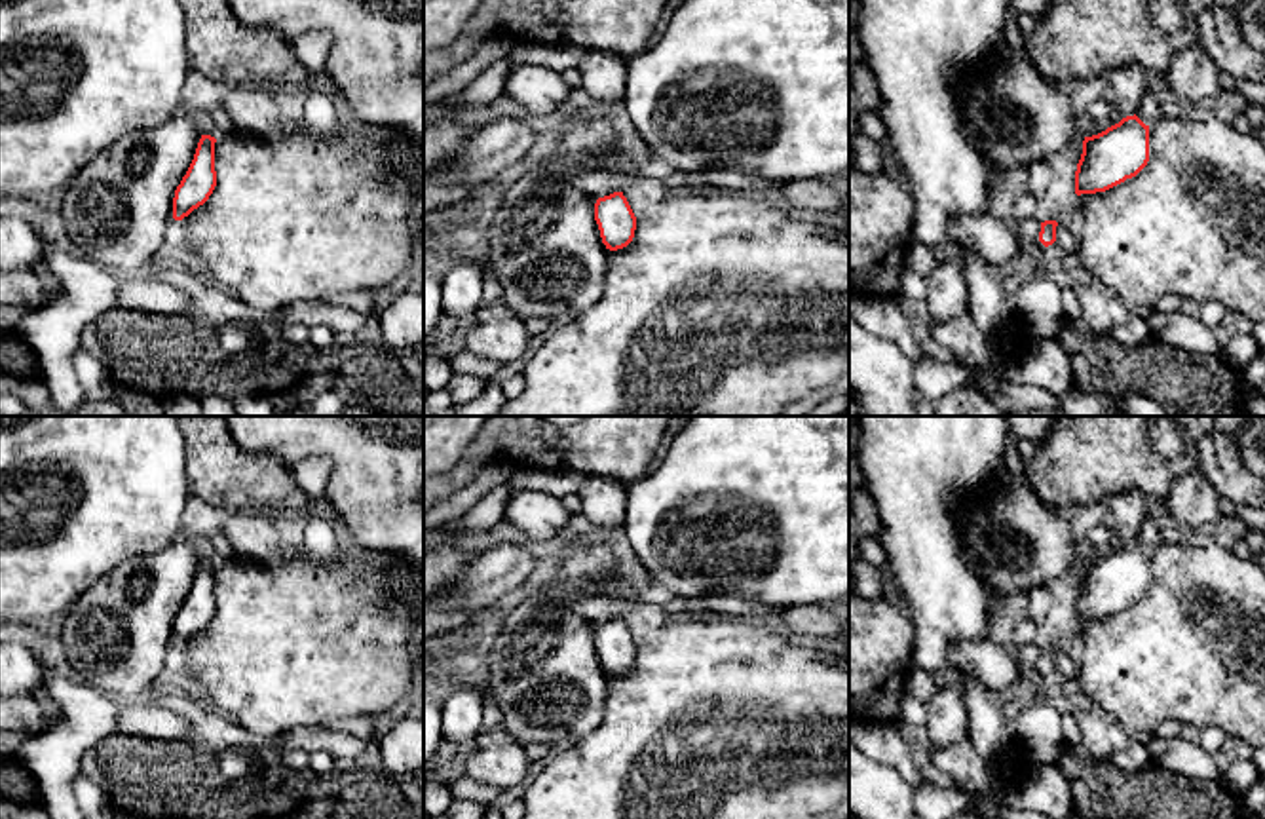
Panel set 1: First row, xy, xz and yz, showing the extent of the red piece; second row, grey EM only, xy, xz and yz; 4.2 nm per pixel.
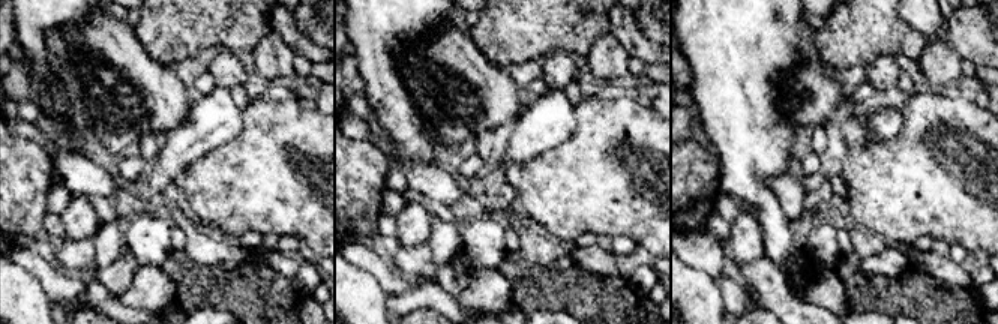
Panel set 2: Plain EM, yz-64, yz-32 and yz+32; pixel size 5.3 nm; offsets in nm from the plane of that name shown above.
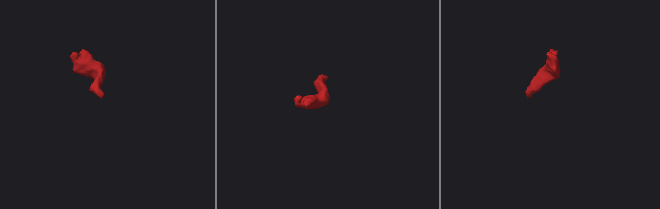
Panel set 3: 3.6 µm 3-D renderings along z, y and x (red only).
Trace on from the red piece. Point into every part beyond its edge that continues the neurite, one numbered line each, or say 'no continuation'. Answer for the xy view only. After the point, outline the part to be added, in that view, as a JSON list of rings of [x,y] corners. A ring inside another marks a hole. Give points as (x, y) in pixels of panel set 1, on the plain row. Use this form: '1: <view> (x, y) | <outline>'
no continuation

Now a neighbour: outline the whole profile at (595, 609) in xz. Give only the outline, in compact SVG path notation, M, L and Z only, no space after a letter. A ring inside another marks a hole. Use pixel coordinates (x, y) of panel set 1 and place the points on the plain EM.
M577 595L570 608L593 621L595 625L610 621L614 618L623 618L627 612L636 610L642 606L640 602L627 600L627 599L612 599L612 597L598 597L598 595Z

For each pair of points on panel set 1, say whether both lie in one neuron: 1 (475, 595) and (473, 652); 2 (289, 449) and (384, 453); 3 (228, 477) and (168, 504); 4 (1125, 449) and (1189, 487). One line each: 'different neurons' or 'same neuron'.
1: different neurons
2: same neuron
3: different neurons
4: different neurons

